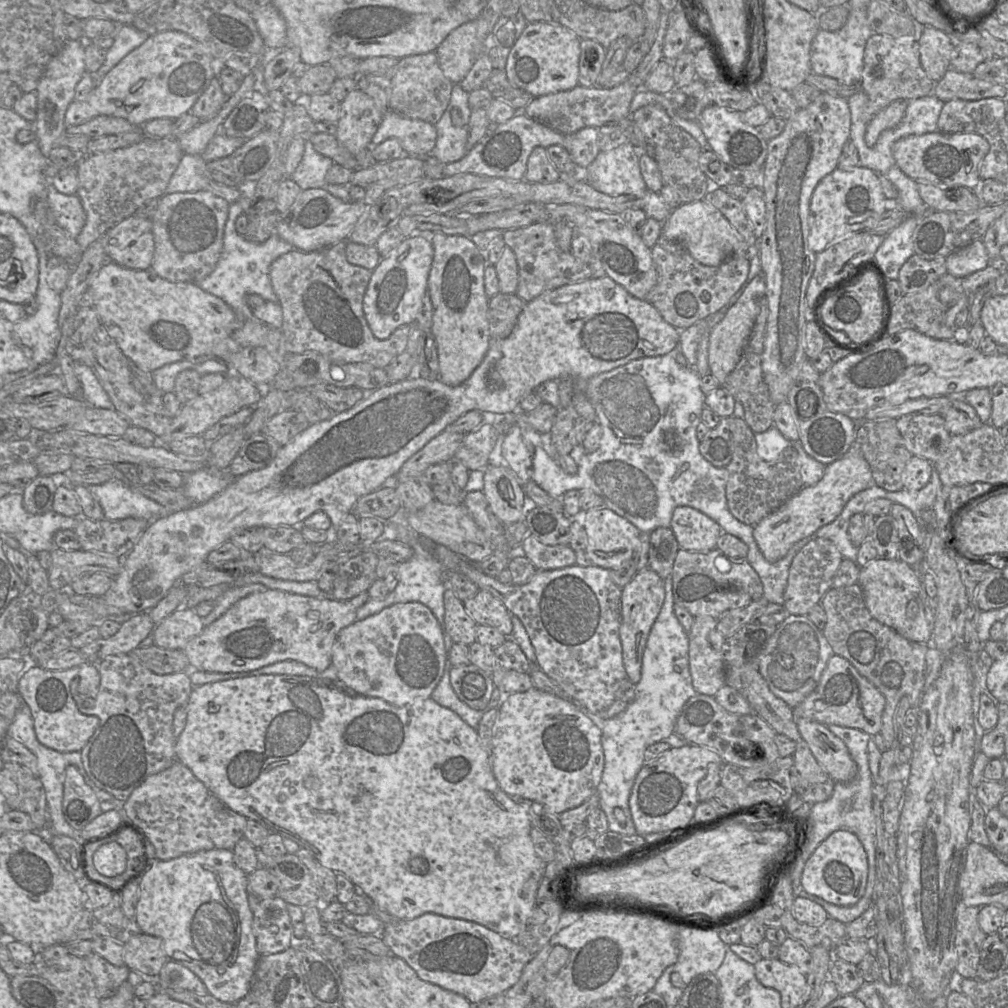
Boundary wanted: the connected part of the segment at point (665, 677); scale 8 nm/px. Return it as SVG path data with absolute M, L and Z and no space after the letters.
M671 576L663 579L665 600L656 618L644 649L641 678L635 684L635 697L626 709L606 720L601 744L604 769L597 788L599 807L608 820L608 829L623 835L635 835L629 809L629 797L635 778L645 763L644 752L652 744L665 741L675 732L679 712L685 702L698 694L693 687L689 668L689 637L673 607Z

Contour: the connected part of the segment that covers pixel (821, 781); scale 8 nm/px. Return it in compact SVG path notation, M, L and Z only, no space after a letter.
M804 739L796 743L790 779L794 792L804 802L814 805L827 801L833 794L836 782L817 762Z

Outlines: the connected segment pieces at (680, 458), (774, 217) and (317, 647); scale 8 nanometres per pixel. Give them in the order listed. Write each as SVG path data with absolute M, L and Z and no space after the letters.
M706 324L706 329L697 347L696 371L681 366L671 354L662 356L645 357L632 360L611 371L597 374L584 383L584 393L595 410L597 422L602 429L602 437L599 448L588 453L582 445L576 445L569 454L578 470L575 474L568 474L561 466L552 459L542 447L541 435L530 427L512 426L503 434L502 456L521 480L521 485L527 481L533 481L542 490L553 498L559 498L569 490L591 490L602 497L604 506L625 518L641 532L649 534L659 527L670 527L673 511L678 506L691 506L716 521L723 532L732 534L748 546L746 560L759 575L763 584L763 596L768 602L782 604L783 596L787 586L789 569L793 558L799 550L813 538L826 538L831 540L841 553L843 558L856 562L857 547L855 547L848 535L848 526L851 516L864 513L866 504L878 498L886 498L893 503L901 504L913 512L921 522L921 512L930 510L942 484L938 473L933 471L929 482L920 490L888 491L873 485L856 493L850 498L840 515L831 523L817 529L811 536L796 542L786 555L776 562L767 561L753 537L754 526L744 524L735 518L729 511L726 499L726 485L729 472L725 467L715 467L708 462L699 451L700 440L696 430L701 420L701 413L705 407L705 394L700 389L700 377L710 374L708 364L708 344L711 331Z
M822 92L808 107L798 109L787 120L783 132L767 143L767 157L762 167L763 186L761 188L766 206L766 225L758 239L758 250L766 283L763 302L765 301L768 305L762 372L770 397L775 405L787 399L801 364L807 358L804 351L807 324L806 291L815 268L816 258L816 253L808 245L810 232L808 218L811 198L819 182L838 167L843 146L850 140L850 131L851 113L847 99Z
M268 589L239 600L190 640L182 651L189 660L190 670L201 672L248 672L287 660L303 663L322 672L331 665L332 649L339 632L356 621L356 611L369 599L367 591L349 600L338 601Z

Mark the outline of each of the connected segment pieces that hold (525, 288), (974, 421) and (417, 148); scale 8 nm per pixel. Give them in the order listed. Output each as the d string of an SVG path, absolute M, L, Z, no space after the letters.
M535 222L526 227L503 231L507 247L514 252L518 265L518 286L516 295L526 303L542 293L563 285L574 284L592 277L588 265L578 260L571 252L560 249L553 226Z
M962 397L953 398L951 405L941 413L946 429L952 435L965 434L982 423L974 408Z
M387 110L373 136L372 145L377 145L388 138L398 139L405 155L426 158L435 147L437 131L429 122L411 119Z

